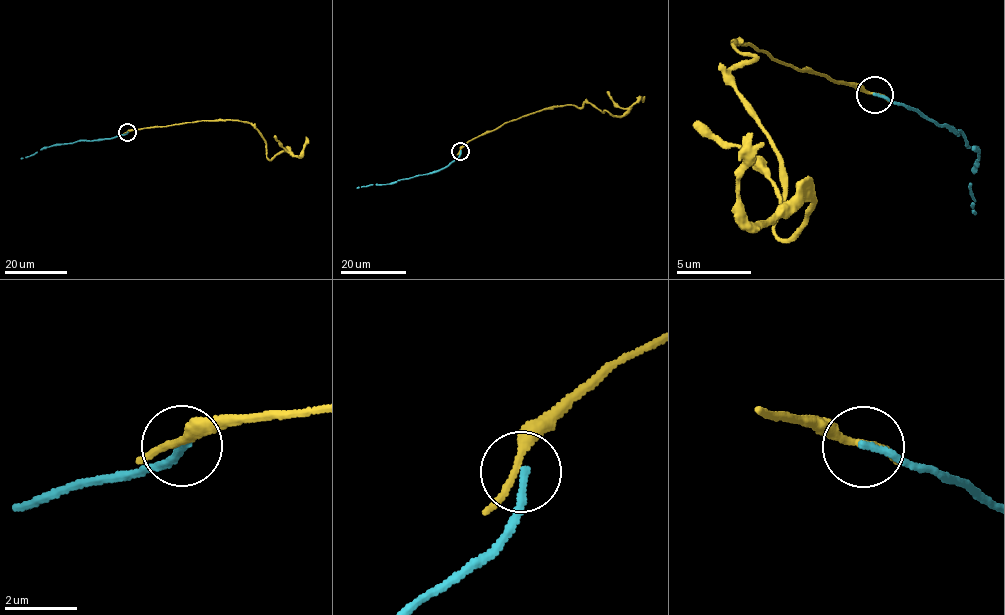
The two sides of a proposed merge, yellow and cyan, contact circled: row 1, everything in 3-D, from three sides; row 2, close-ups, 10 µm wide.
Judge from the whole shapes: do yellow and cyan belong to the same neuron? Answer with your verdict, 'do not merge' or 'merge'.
do not merge

